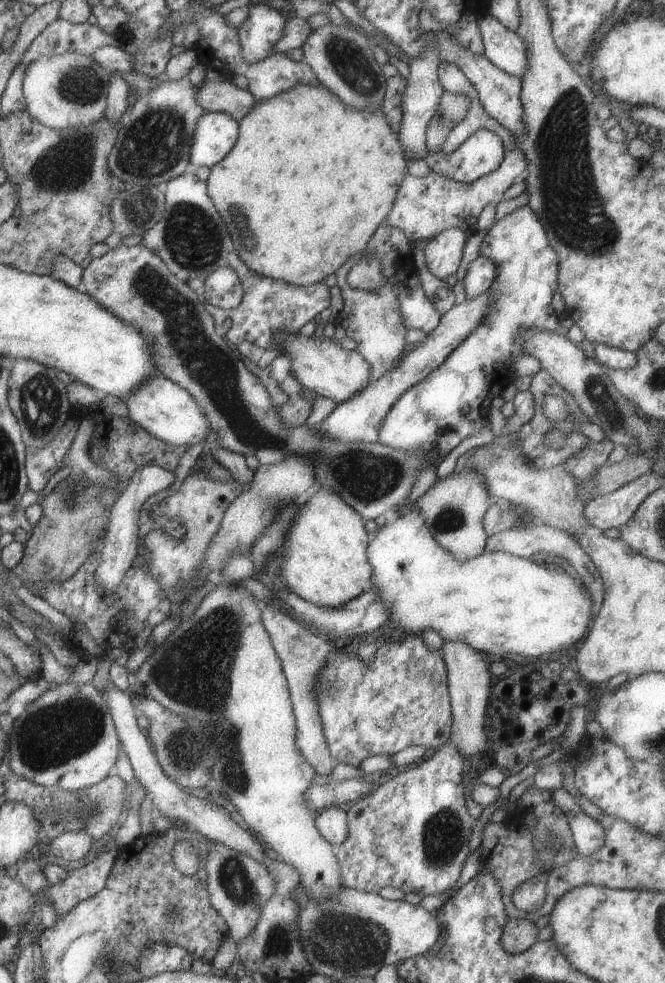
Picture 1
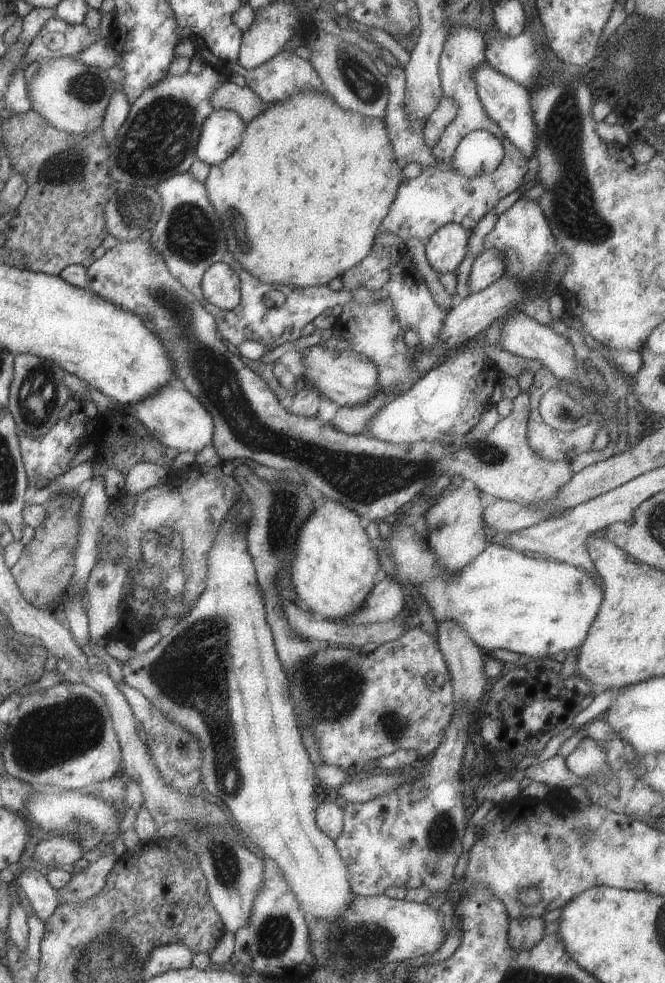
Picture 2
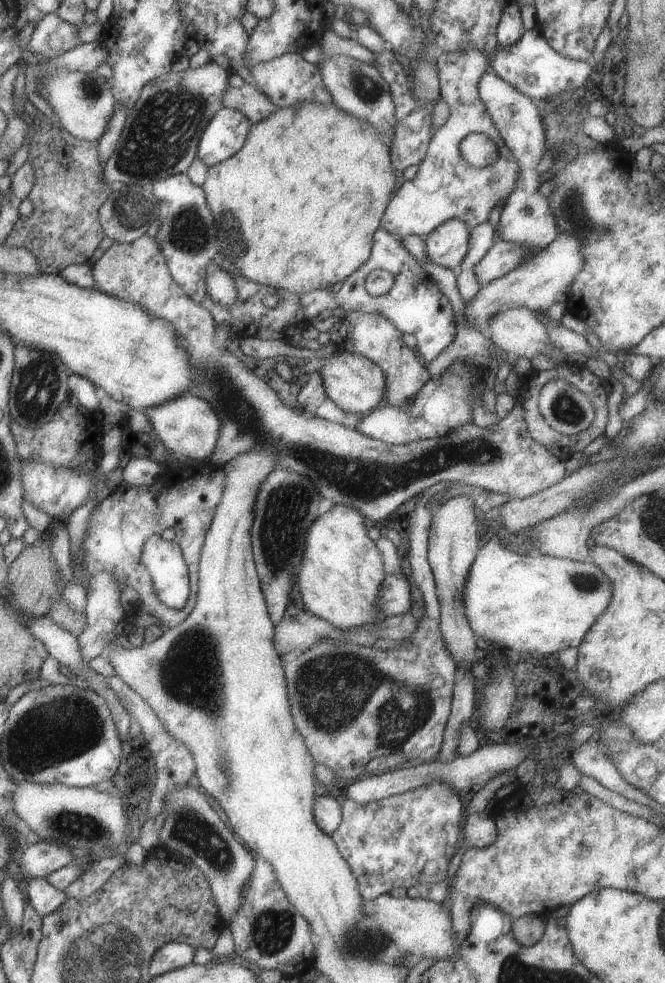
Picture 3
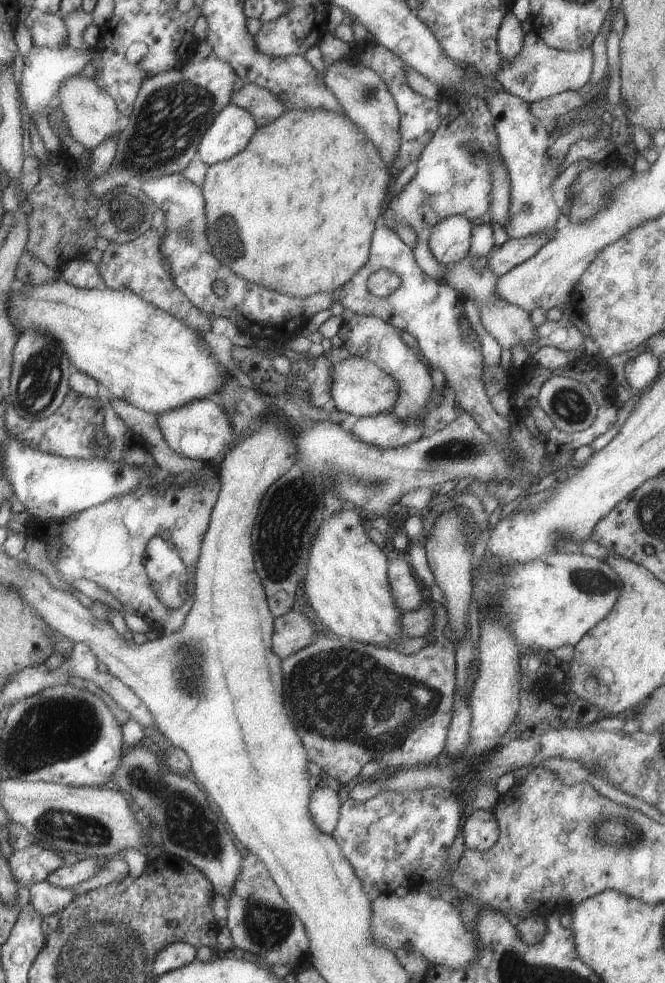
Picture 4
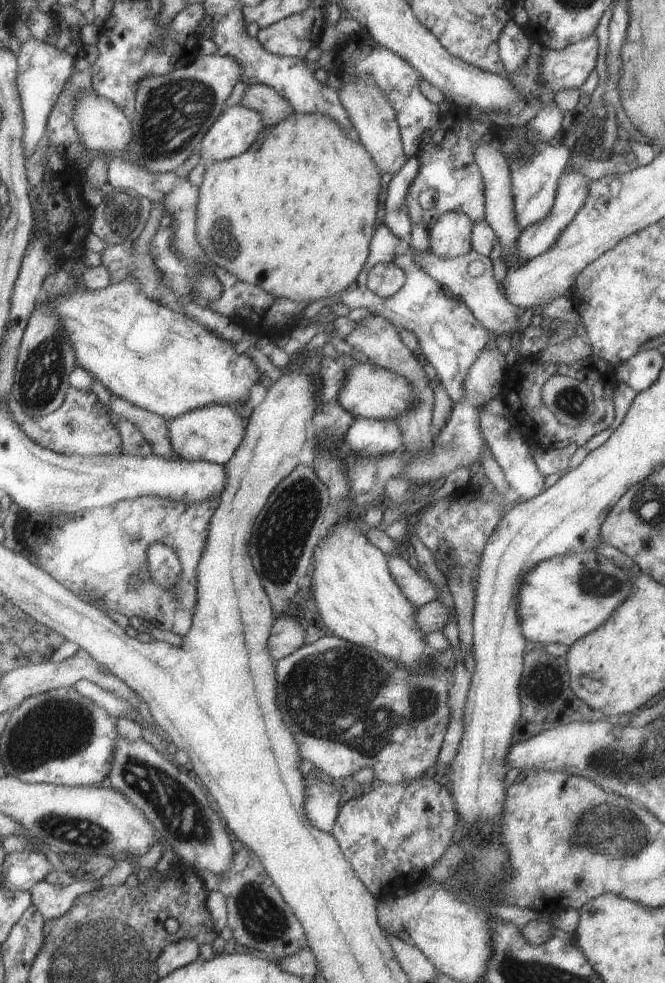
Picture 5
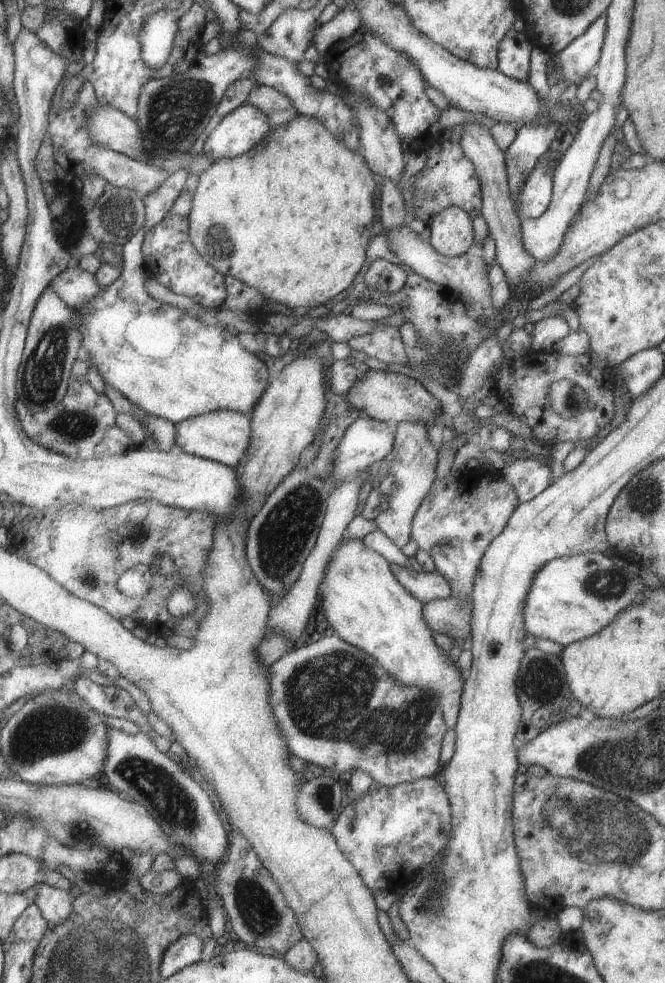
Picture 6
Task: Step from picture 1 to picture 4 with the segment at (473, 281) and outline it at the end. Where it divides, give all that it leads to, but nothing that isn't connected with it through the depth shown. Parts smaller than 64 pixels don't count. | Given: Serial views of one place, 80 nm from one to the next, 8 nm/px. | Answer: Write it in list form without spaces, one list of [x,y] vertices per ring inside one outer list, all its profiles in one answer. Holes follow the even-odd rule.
[[[544,235],[507,239],[492,249],[492,253],[487,256],[487,266],[496,277],[501,276],[533,256],[547,239],[549,237]]]

